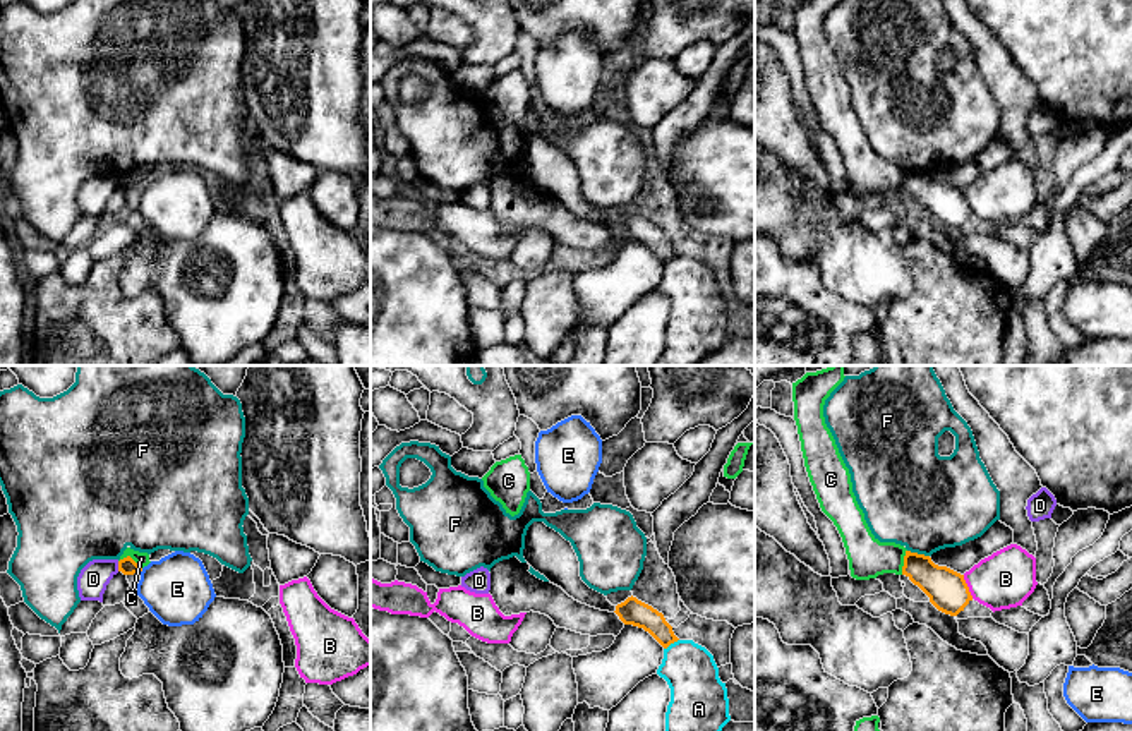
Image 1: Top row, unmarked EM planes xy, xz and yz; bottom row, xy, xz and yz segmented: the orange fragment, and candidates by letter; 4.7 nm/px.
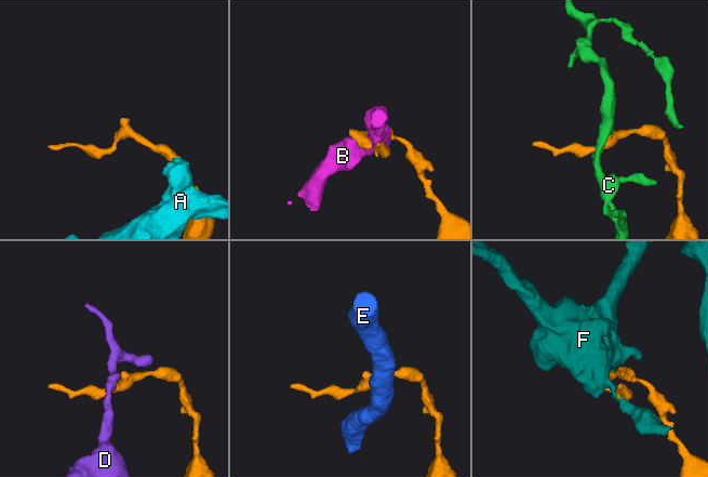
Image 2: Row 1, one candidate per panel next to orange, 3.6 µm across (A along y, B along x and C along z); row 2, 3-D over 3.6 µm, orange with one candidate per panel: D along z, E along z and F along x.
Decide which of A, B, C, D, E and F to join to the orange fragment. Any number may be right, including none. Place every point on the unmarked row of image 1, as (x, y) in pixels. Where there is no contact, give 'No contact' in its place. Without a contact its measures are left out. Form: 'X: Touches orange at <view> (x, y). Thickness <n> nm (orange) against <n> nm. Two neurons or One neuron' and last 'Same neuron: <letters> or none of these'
A: Touches orange at xz (671, 258). Thickness 120 nm (orange) against 240 nm. Two neurons
B: Touches orange at yz (968, 203). Thickness 190 nm (orange) against 260 nm. Two neurons
C: Touches orange at yz (904, 177). Thickness 190 nm (orange) against 190 nm. Two neurons
D: Touches orange at xy (119, 182). Thickness 80 nm (orange) against 140 nm. Two neurons
E: Touches orange at xy (141, 186). Thickness 80 nm (orange) against 320 nm. Two neurons
F: Touches orange at yz (918, 170). Thickness 190 nm (orange) against 460 nm. Two neurons
Same neuron: none of these

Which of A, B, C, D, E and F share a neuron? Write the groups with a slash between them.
A / B / C / D / E / F

